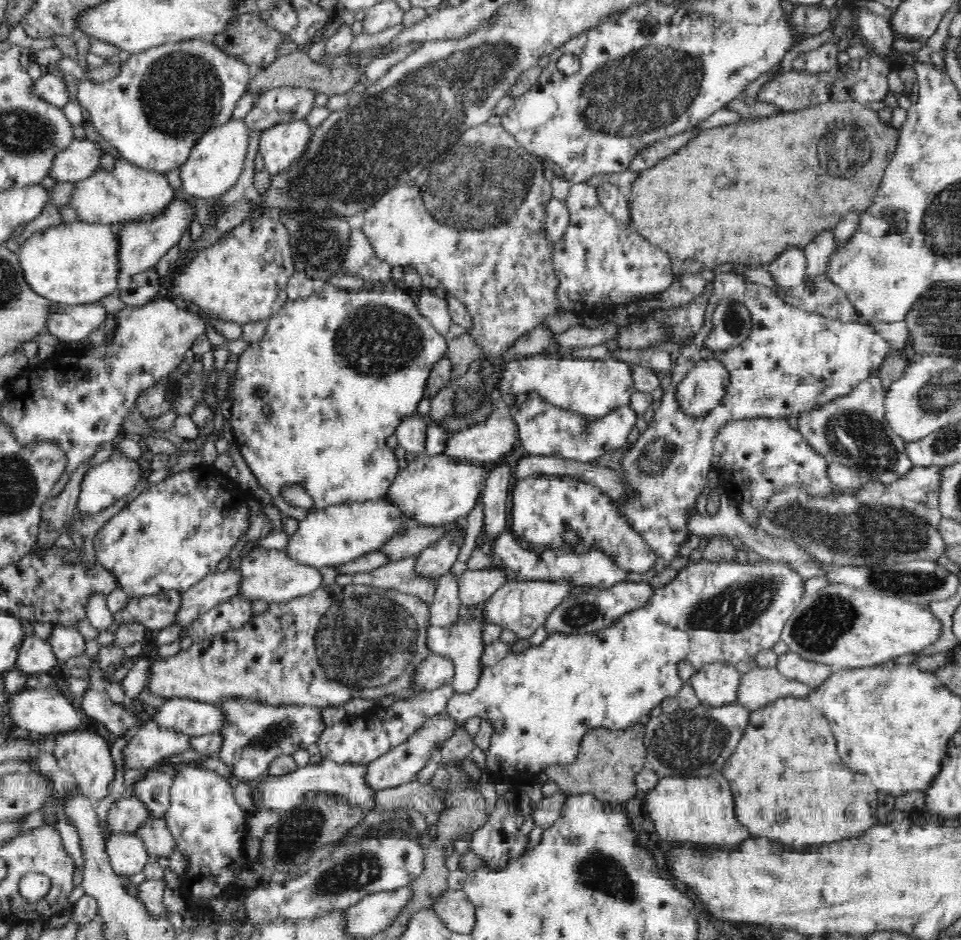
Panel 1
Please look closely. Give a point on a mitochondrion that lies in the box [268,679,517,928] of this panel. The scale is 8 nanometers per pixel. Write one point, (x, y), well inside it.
(351, 874)

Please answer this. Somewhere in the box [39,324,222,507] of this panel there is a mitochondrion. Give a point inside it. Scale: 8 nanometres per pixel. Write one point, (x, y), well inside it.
(172, 390)

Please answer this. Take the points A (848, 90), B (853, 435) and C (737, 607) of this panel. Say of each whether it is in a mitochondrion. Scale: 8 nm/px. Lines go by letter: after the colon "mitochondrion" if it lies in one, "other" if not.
A: other
B: mitochondrion
C: mitochondrion

